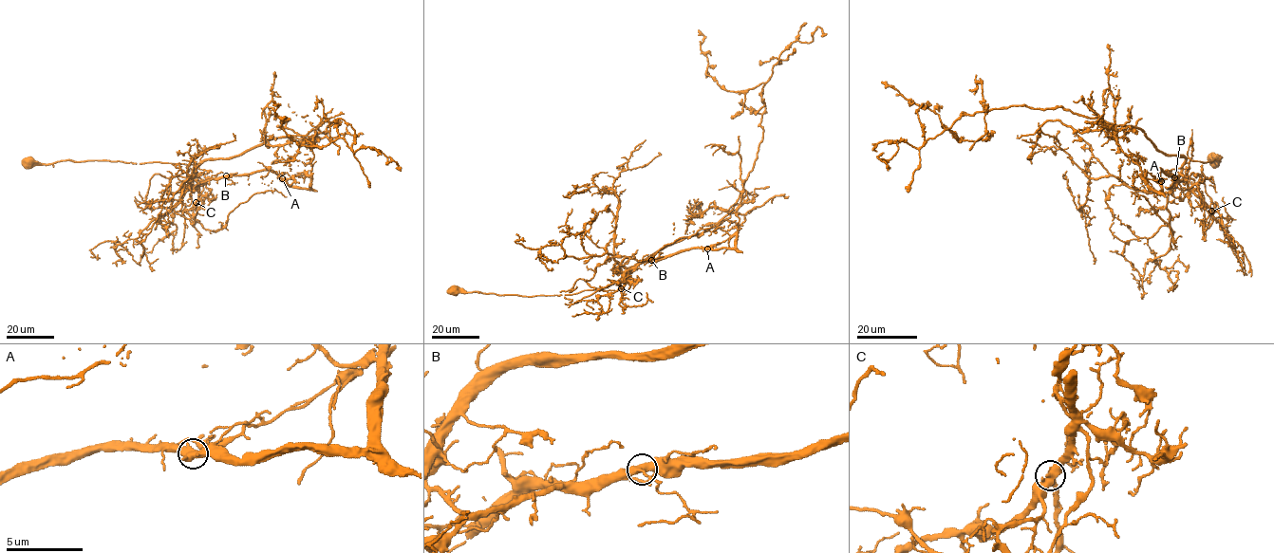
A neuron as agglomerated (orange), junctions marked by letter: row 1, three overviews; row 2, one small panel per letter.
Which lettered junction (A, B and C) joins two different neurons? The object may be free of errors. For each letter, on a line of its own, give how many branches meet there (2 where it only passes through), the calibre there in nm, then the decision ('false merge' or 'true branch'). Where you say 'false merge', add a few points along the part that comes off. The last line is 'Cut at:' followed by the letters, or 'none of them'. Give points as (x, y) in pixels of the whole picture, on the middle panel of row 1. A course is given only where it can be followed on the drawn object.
A: branches 3; calibre 460 nm; false merge; course (707, 248), (734, 248), (736, 235), (712, 228), (715, 233), (736, 211), (743, 185), (737, 152), (704, 148)
B: branches 3; calibre 440 nm; true branch
C: branches 3; calibre 440 nm; true branch
Cut at: A

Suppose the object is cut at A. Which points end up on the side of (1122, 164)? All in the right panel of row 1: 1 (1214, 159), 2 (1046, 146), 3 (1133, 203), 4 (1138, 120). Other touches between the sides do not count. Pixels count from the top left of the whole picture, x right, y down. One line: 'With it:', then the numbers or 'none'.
With it: 3, 4

